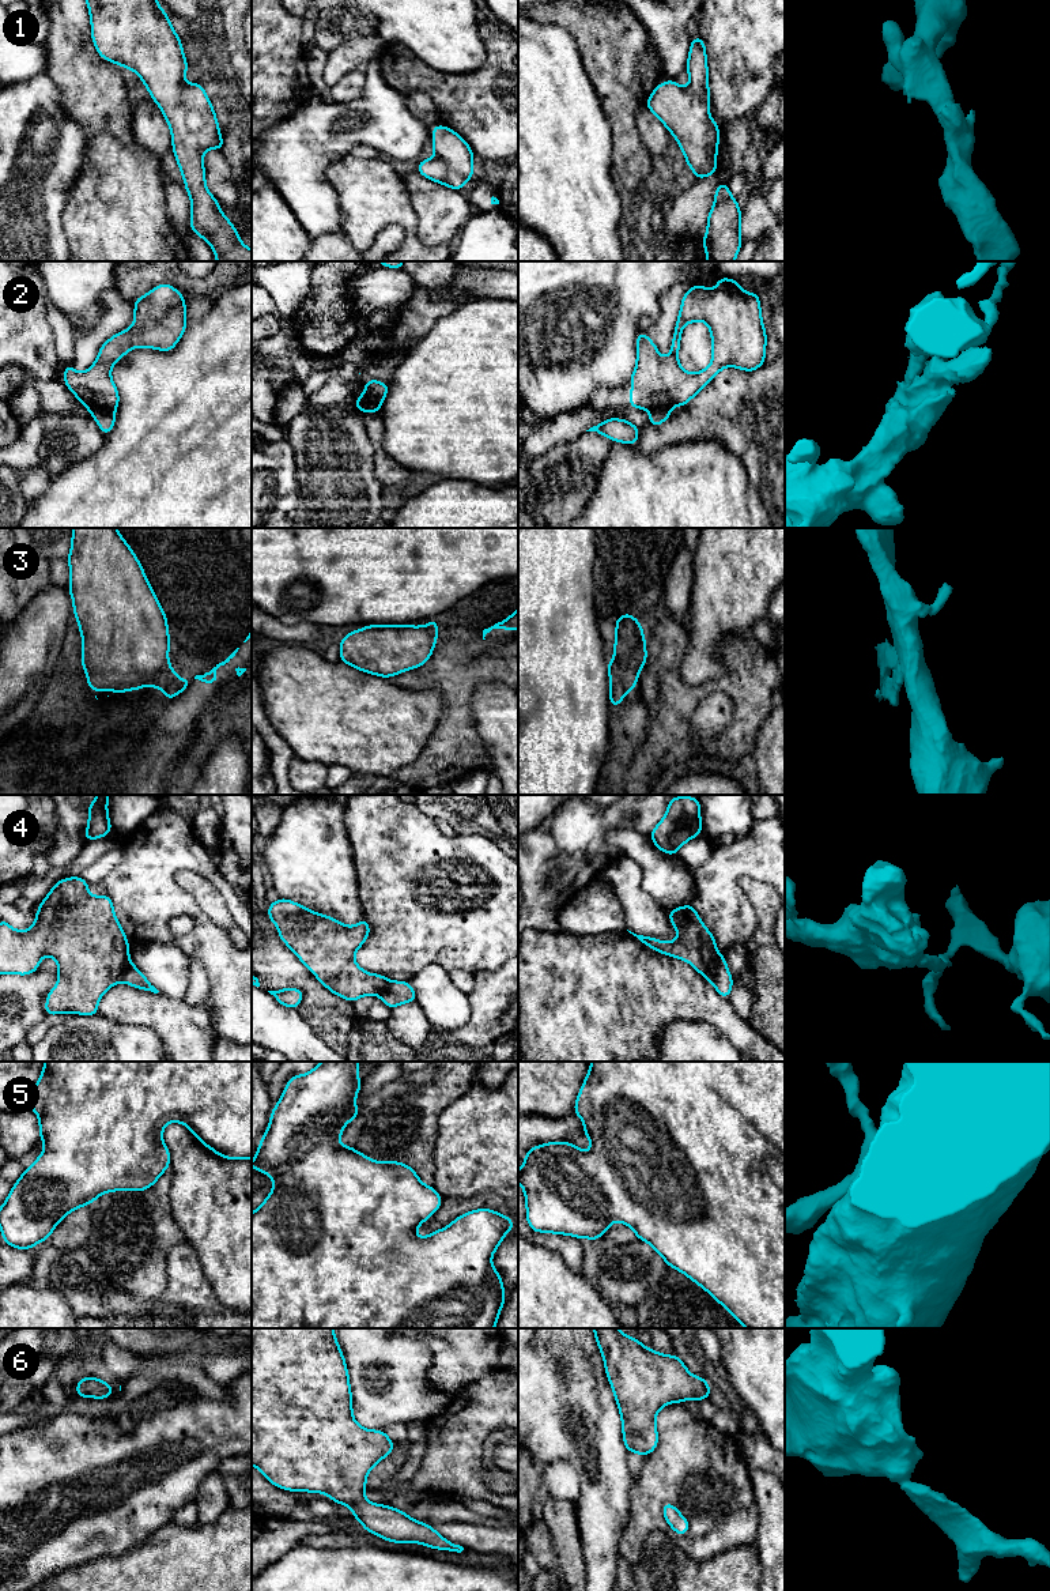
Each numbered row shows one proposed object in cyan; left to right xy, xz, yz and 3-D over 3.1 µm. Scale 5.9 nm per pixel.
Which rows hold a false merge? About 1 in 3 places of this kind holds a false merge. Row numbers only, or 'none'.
2, 3, 4

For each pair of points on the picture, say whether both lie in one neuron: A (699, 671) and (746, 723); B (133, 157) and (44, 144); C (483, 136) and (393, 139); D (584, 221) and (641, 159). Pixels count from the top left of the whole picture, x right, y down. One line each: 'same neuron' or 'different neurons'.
A: different neurons
B: different neurons
C: different neurons
D: different neurons

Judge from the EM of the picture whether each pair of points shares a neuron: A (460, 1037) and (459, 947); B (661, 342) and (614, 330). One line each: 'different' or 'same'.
A: different
B: different

